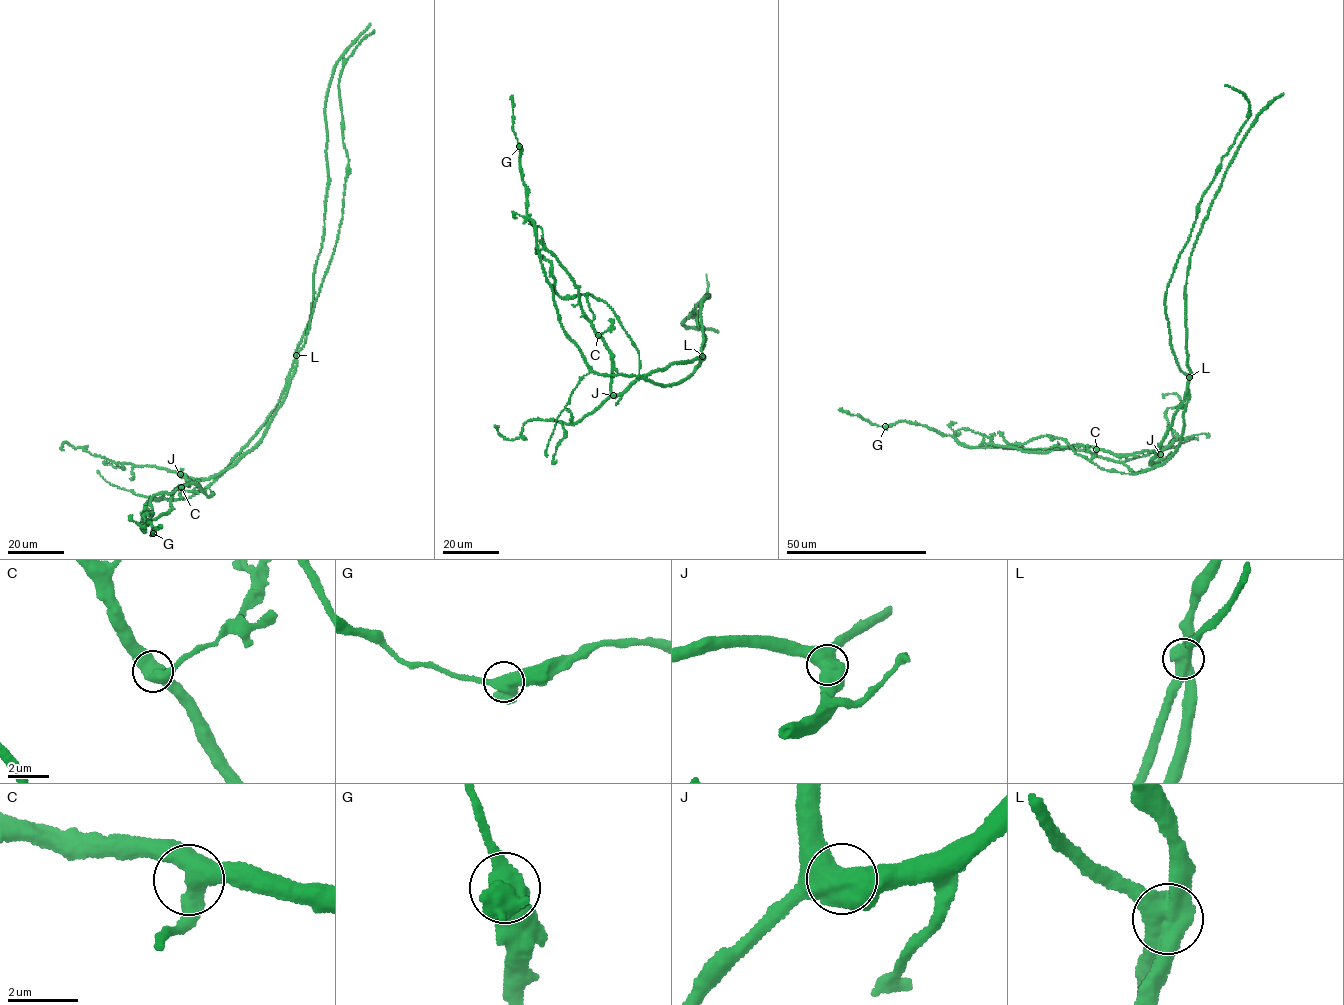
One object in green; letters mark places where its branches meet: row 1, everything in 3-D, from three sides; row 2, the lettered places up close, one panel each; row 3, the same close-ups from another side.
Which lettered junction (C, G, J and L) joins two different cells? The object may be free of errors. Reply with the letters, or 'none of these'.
L

